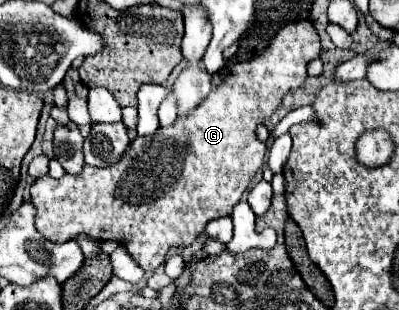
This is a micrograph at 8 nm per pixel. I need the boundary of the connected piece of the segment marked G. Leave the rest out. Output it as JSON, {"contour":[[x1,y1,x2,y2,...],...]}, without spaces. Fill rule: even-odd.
{"contour":[[311,21,287,23,287,27,275,35,271,45,259,57,231,63,215,73,211,93,189,117,159,129,151,137,137,137,119,163,105,169,85,165,79,175,65,173,61,179,53,179,51,175,39,177,31,185,31,201,37,209,37,231,53,243,71,241,79,233,91,235,97,241,115,239,147,273,153,273,165,263,165,255,171,247,191,245,205,231,209,221,231,215,235,203,241,199,255,171,263,163,265,143,261,143,255,135,257,125,271,119,271,115,281,107,283,97,293,87,301,87,305,83,307,63,319,55,321,43]]}

